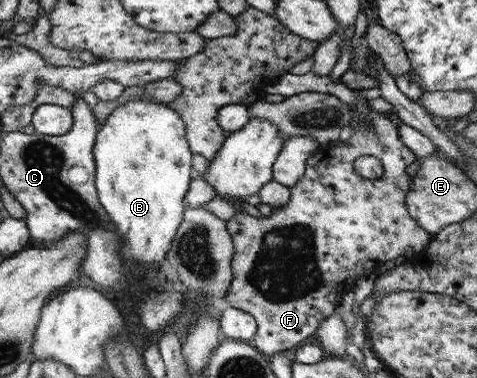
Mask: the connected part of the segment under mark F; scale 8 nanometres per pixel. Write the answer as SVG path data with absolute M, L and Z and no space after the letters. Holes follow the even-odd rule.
M360 98L353 102L352 106L358 110L358 126L351 130L348 141L340 141L333 146L321 144L314 151L307 159L303 176L290 188L290 201L285 206L282 206L280 209L274 209L268 216L264 217L254 218L248 215L247 212L239 212L227 221L227 229L232 235L233 242L235 242L236 254L232 260L235 276L224 298L232 308L243 309L244 312L251 313L256 318L259 330L253 338L253 344L255 344L255 348L258 348L259 351L266 353L268 356L281 351L292 353L297 346L309 341L318 329L319 324L321 324L321 320L335 313L335 306L337 306L335 302L339 302L339 296L343 292L351 290L349 286L353 286L353 282L367 277L367 274L369 274L369 262L396 261L398 258L401 258L403 252L413 252L414 256L416 256L421 252L427 251L433 240L433 233L430 233L427 229L422 229L417 220L408 211L407 198L412 188L412 176L407 174L407 166L411 166L417 159L416 153L404 143L400 134L397 134L397 126L391 120L387 120L385 116L381 116L381 114L377 114L377 112L372 110L369 100ZM368 122L373 124L373 131L368 130ZM360 156L379 158L384 166L384 173L376 179L363 178L354 167L355 160Z

